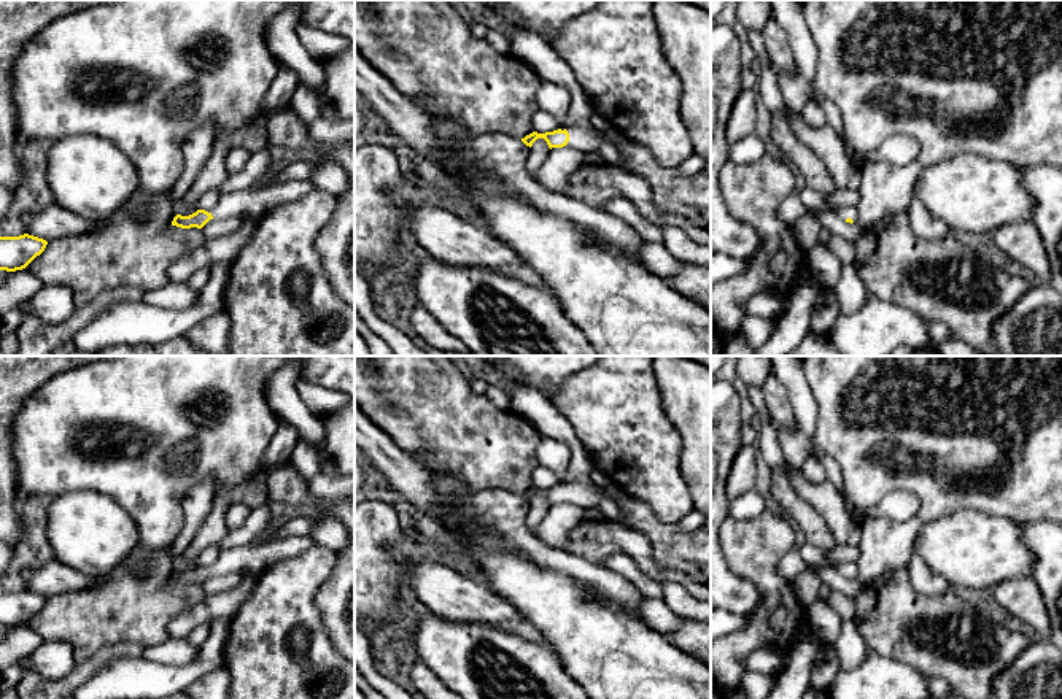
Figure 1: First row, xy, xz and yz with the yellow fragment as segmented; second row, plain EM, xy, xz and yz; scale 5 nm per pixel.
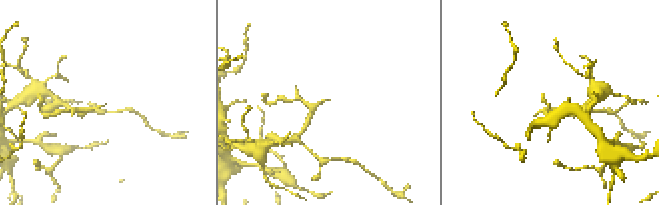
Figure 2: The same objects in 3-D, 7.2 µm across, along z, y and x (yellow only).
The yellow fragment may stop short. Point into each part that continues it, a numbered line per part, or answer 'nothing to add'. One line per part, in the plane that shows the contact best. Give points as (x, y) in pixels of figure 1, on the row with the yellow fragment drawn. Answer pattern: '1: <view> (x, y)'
1: xz (584, 139)

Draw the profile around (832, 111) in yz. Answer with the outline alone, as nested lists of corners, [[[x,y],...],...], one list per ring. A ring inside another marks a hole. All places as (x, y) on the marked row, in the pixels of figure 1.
[[[814,92],[814,100],[825,111],[827,126],[830,126],[839,135],[841,141],[844,143],[849,162],[854,165],[857,151],[847,143],[844,137],[839,108],[833,102],[830,102],[828,98],[822,97],[817,92]]]

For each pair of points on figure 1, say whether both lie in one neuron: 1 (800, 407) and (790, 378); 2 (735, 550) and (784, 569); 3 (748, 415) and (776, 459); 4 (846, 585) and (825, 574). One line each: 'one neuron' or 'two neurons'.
1: one neuron
2: two neurons
3: two neurons
4: one neuron

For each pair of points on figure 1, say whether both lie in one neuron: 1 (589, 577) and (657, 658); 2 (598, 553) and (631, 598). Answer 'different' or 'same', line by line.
1: different
2: different

